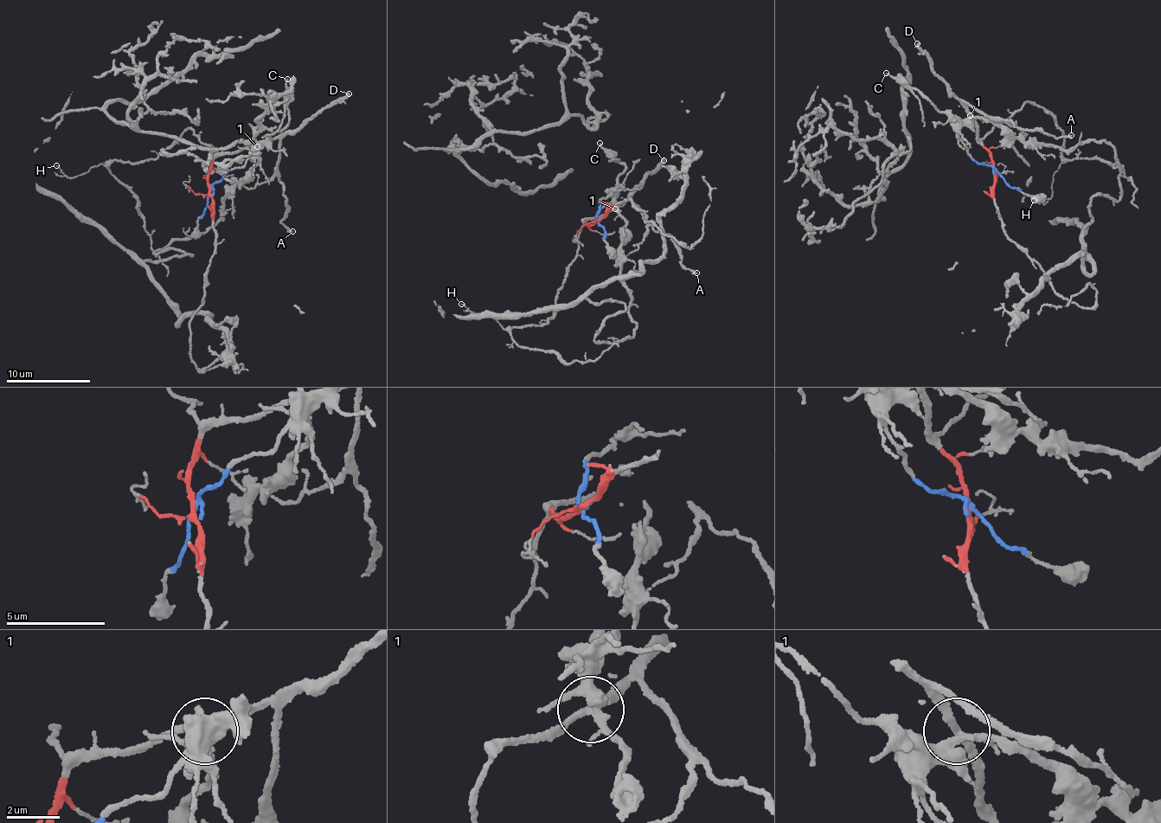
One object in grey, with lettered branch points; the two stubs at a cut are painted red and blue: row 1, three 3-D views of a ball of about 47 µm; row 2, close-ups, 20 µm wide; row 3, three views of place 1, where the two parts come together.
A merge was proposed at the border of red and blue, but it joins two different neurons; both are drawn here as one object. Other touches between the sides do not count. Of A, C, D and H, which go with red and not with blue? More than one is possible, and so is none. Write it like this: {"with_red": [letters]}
{"with_red": ["A", "D", "H"]}

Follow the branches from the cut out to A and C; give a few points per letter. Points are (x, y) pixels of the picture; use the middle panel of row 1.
A: (598, 221), (589, 227), (586, 221), (629, 198), (645, 224), (670, 236), (680, 262), (697, 273)
C: (598, 221), (599, 200), (618, 190), (618, 176), (626, 165), (615, 158), (614, 152), (599, 144)

